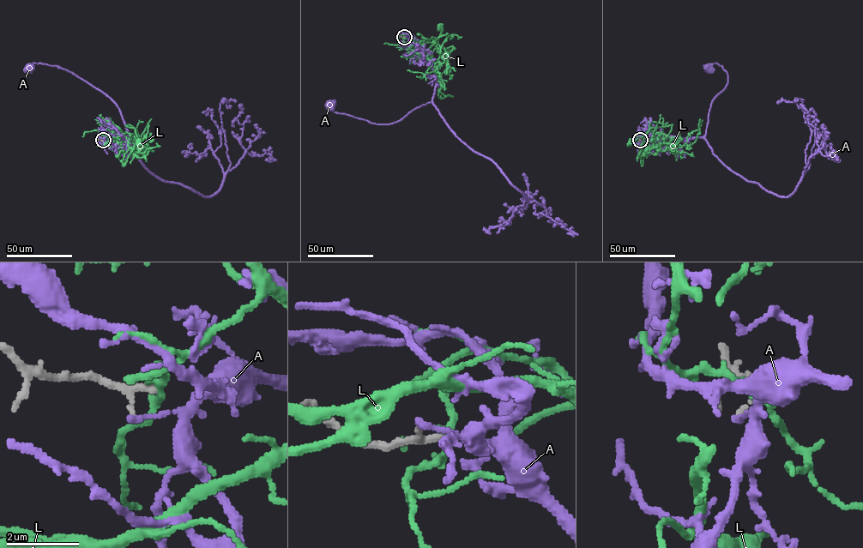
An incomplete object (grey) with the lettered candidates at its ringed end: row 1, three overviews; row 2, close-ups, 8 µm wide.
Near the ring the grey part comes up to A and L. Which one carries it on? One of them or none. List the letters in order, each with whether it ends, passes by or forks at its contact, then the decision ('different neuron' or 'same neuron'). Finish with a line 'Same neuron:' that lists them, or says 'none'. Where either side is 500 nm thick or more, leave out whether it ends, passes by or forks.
A: it ends there; different neuron
L: it passes by; different neuron
Same neuron: none

